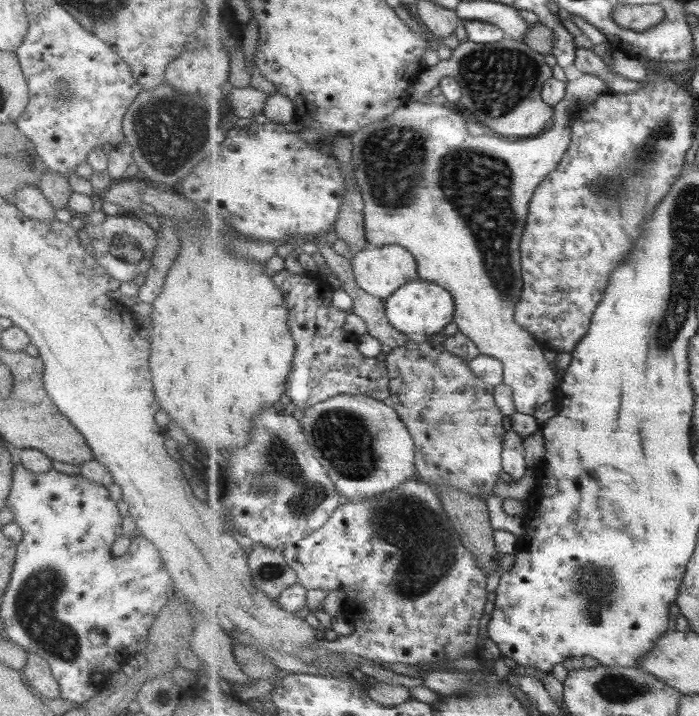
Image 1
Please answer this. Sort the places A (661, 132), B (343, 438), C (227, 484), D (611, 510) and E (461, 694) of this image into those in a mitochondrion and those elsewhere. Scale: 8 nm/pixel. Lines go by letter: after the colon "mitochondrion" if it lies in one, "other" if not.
A: mitochondrion
B: mitochondrion
C: mitochondrion
D: other
E: other

